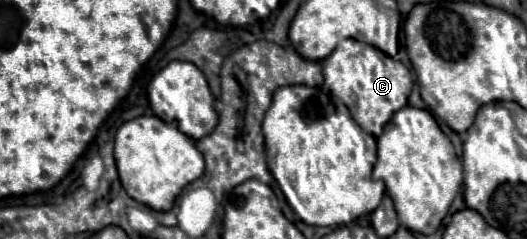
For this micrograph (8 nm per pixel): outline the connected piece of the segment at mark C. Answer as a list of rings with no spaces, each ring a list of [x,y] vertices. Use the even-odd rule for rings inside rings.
[[[344,39],[322,61],[324,87],[338,97],[352,113],[354,121],[370,135],[380,137],[386,121],[408,103],[412,91],[412,75],[400,61],[394,60],[368,43],[356,39]]]

